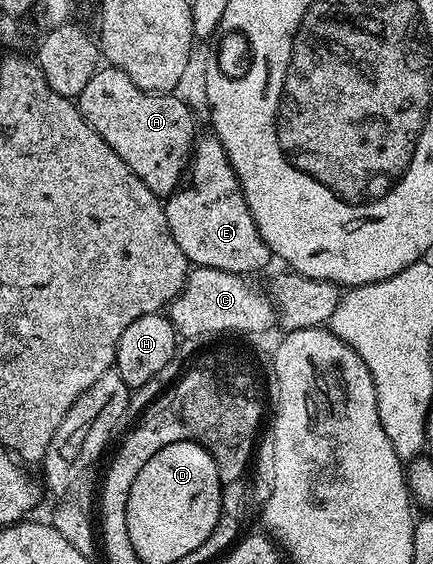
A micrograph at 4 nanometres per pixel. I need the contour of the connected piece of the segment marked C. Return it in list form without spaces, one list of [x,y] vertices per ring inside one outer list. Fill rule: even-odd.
[[[193,267],[183,289],[167,308],[167,314],[178,336],[184,338],[221,335],[224,331],[250,333],[267,330],[275,323],[275,303],[253,284],[252,278],[227,273],[223,269]]]

